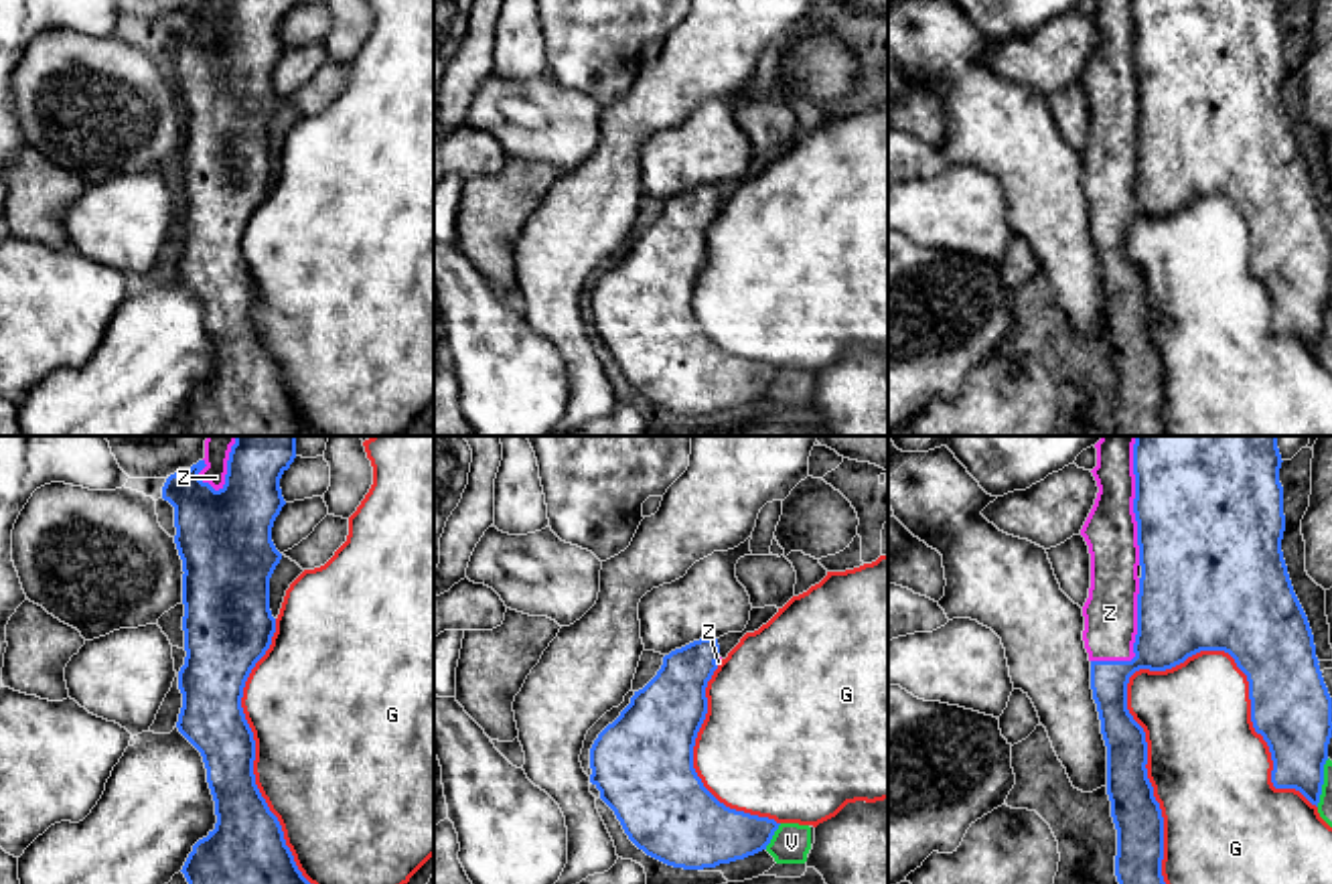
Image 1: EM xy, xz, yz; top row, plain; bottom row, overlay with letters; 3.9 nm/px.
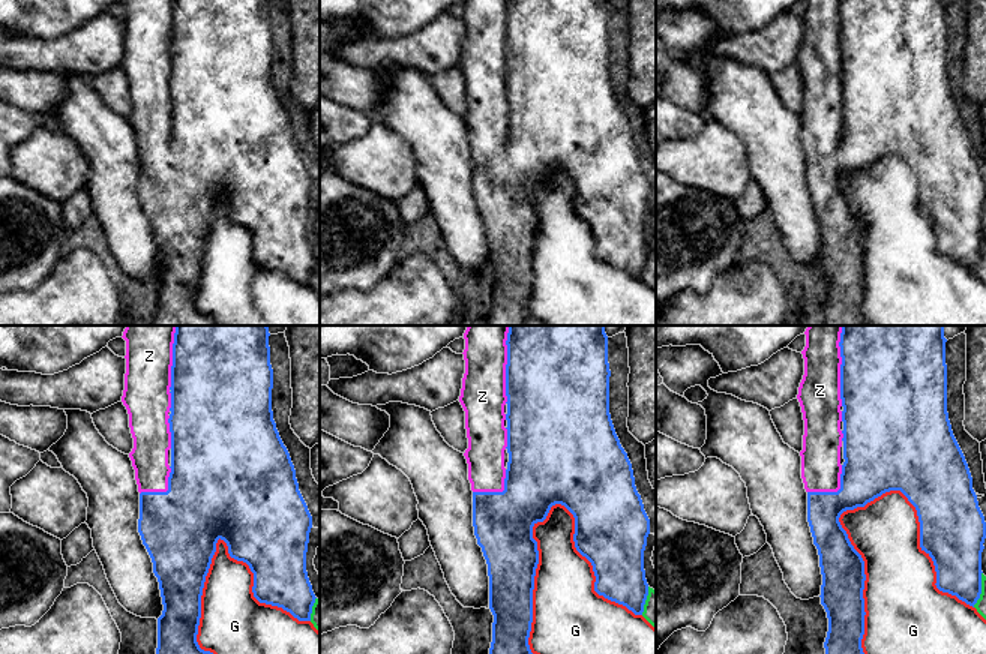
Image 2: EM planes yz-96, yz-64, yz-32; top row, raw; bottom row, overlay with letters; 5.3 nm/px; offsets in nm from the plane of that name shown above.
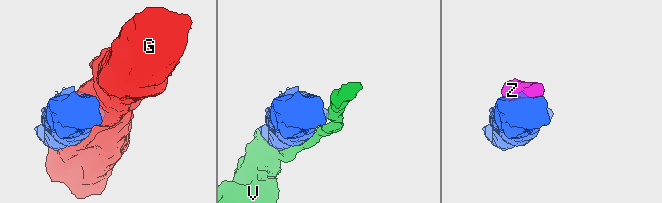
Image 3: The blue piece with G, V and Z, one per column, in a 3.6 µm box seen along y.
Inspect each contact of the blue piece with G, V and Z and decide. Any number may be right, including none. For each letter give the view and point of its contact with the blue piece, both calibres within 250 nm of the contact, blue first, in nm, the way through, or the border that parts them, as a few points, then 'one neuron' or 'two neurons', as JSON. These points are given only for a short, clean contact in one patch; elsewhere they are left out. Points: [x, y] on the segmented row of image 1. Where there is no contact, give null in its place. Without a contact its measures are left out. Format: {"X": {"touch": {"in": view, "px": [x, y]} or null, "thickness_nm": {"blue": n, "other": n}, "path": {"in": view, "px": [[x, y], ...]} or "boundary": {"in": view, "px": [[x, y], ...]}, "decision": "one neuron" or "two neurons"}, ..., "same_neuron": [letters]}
{"G": {"touch": {"in": "yz", "px": [1144, 734]}, "thickness_nm": {"blue": 180, "other": 440}, "decision": "two neurons"}, "V": {"touch": {"in": "xz", "px": [773, 834]}, "thickness_nm": {"blue": 260, "other": 160}, "decision": "two neurons"}, "Z": {"touch": {"in": "yz", "px": [1134, 501]}, "thickness_nm": {"blue": 500, "other": 200}, "decision": "one neuron"}, "same_neuron": ["Z"]}

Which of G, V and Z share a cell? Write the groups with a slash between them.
G / V / Z

